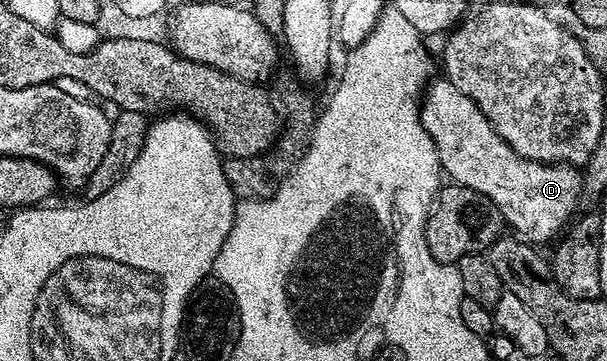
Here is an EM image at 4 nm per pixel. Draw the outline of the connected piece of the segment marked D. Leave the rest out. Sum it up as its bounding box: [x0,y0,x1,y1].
[420,79,582,243]

